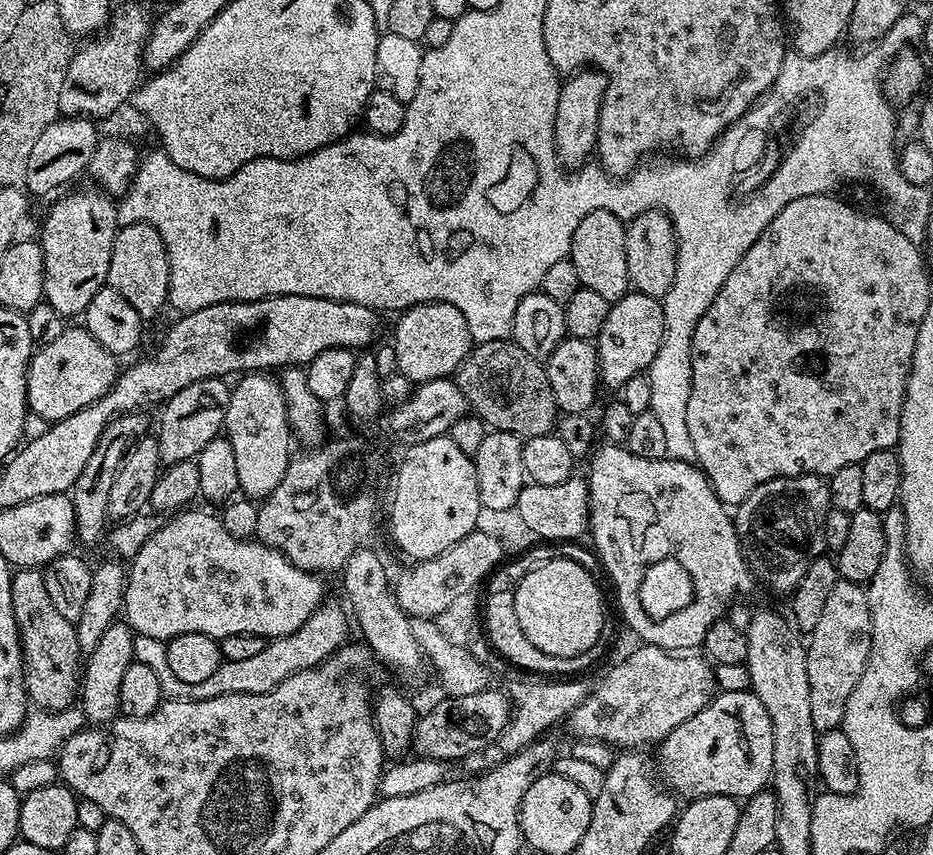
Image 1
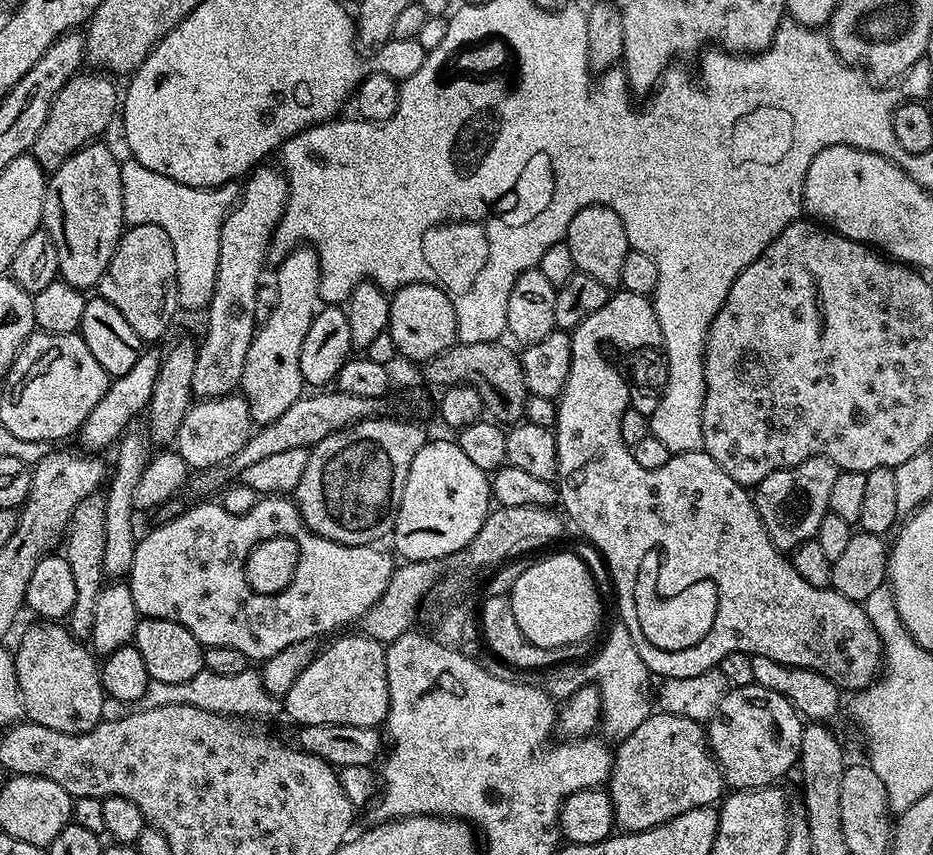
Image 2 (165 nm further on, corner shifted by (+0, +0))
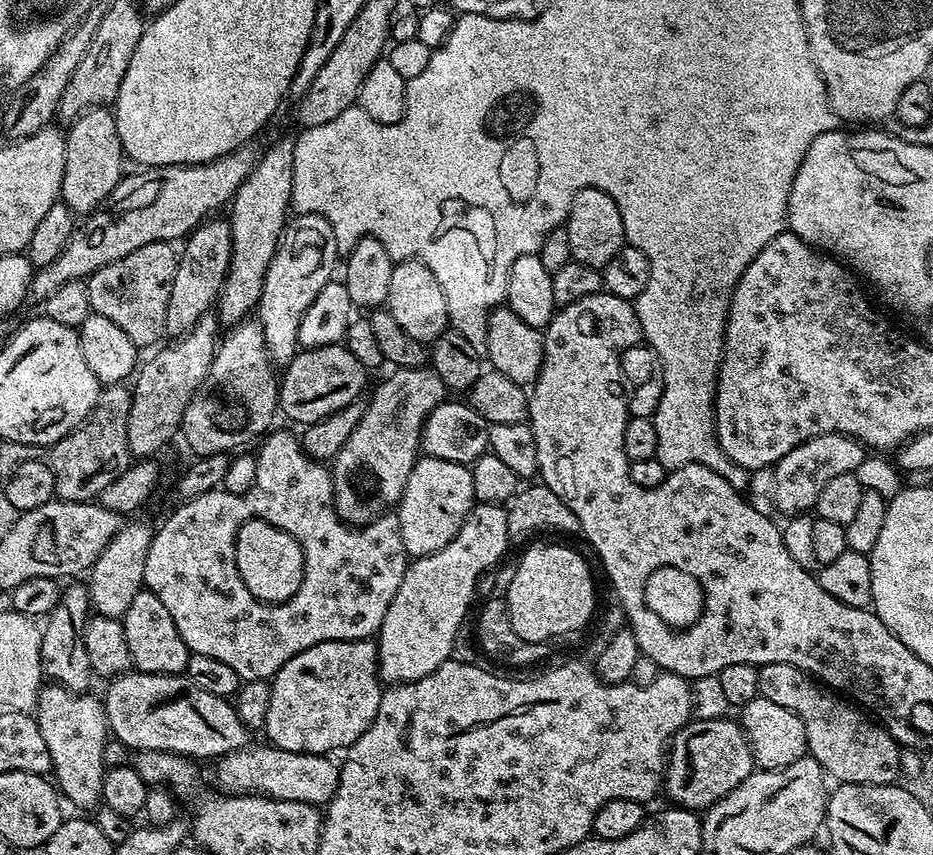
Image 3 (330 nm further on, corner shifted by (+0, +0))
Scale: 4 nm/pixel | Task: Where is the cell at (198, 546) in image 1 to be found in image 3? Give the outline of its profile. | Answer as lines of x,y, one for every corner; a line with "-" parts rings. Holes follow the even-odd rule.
272,430
263,437
260,452
255,453
258,462
258,478
254,478
254,486
242,494
230,494
223,490
207,492
196,496
192,500
183,501
180,509
165,522
161,528
155,529
152,541
150,542
150,554
146,554
146,574
144,575
144,588
149,592
158,594
158,599
166,605
170,618
174,618
174,626
178,626
178,634
182,634
182,642
186,642
189,653
207,654
209,658
218,658
226,662
239,674
241,681
266,680
271,681
290,658
302,654
302,650
310,650
310,646
318,646
318,642
330,642
331,640
367,640
375,637
380,631
382,622
386,618
386,610
390,610
390,602
394,602
394,594
398,594
398,586
402,586
402,578
406,574
410,563
408,551
404,548
402,534
400,533
400,518
396,514
385,514
376,520
363,526
353,526
345,523
339,513
336,512
336,505
332,502
332,473
319,460
311,460
304,453
304,446
299,435
292,432
276,432
-
248,519
262,519
272,523
275,527
281,528
297,540
302,548
305,558
305,574
302,578
301,588
293,597
281,604
265,604
250,594
246,585
239,576
238,566
235,564
235,538
239,527

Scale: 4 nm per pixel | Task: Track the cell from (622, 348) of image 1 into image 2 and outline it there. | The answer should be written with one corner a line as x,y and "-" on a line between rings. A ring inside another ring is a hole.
616,290
609,295
606,306
602,310
594,310
586,322
582,322
570,332
570,374
566,378
566,386
560,392
556,400
556,445
558,446
558,500
566,513
567,519
572,520
580,527
580,532
604,555
608,563
608,572
616,583
616,600
620,603
619,619
630,630
630,638
634,638
634,646
638,646
638,654
646,662
649,673
653,677
660,676
664,680
676,678
689,678
696,674
702,674
711,668
717,667
726,658
726,654
744,652
748,656
761,655
772,658
774,662
788,665
792,668
808,668
810,671
820,672
827,676
830,682
837,685
841,690
847,690
855,694
861,688
869,688
876,681
882,671
884,659
884,647
880,645
880,635
874,630
870,618
866,618
863,603
846,598
838,594
832,587
819,588
810,586
806,578
794,570
791,559
785,553
780,552
770,542
770,534
766,534
766,526
756,509
756,501
750,495
749,489
743,484
734,482
714,458
706,451
685,452
684,472
672,472
673,470
661,470
651,472
642,470
638,462
634,462
632,449
622,442
622,433
619,424
622,423
622,414
629,408
628,383
624,380
623,371
616,368
604,357
600,347
603,344
613,344
616,348
624,348
625,353
633,352
635,348
660,348
662,344
662,326
658,326
658,314
654,310
651,299
642,294

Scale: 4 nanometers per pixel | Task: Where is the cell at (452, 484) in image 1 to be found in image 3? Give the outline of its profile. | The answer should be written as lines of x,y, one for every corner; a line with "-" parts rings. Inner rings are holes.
433,456
417,459
398,505
400,533
409,557
428,556
432,552
442,550
442,546
449,544
458,534
458,530
464,524
464,519
471,514
475,500
476,495
474,494
469,465
446,462
442,458
434,458

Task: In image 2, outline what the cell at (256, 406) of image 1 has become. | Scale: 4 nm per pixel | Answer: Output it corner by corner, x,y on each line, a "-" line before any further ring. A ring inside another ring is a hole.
297,246
283,257
280,269
276,272
276,305
268,317
263,317
262,323
255,330
255,336
246,351
245,369
239,387
248,400
253,425
263,426
274,422
281,414
294,406
294,402
305,395
306,385
302,378
300,365
300,347
306,338
306,330
310,330
310,322
316,317
322,307
320,299
320,256
311,246

